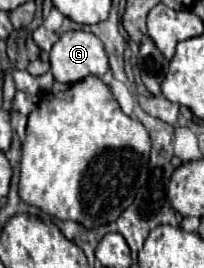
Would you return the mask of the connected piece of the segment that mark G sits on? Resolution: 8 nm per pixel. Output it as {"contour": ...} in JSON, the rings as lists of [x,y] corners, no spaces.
{"contour":[[[64,32],[50,50],[52,74],[62,84],[74,84],[94,74],[102,76],[108,66],[104,44],[92,32]]]}

